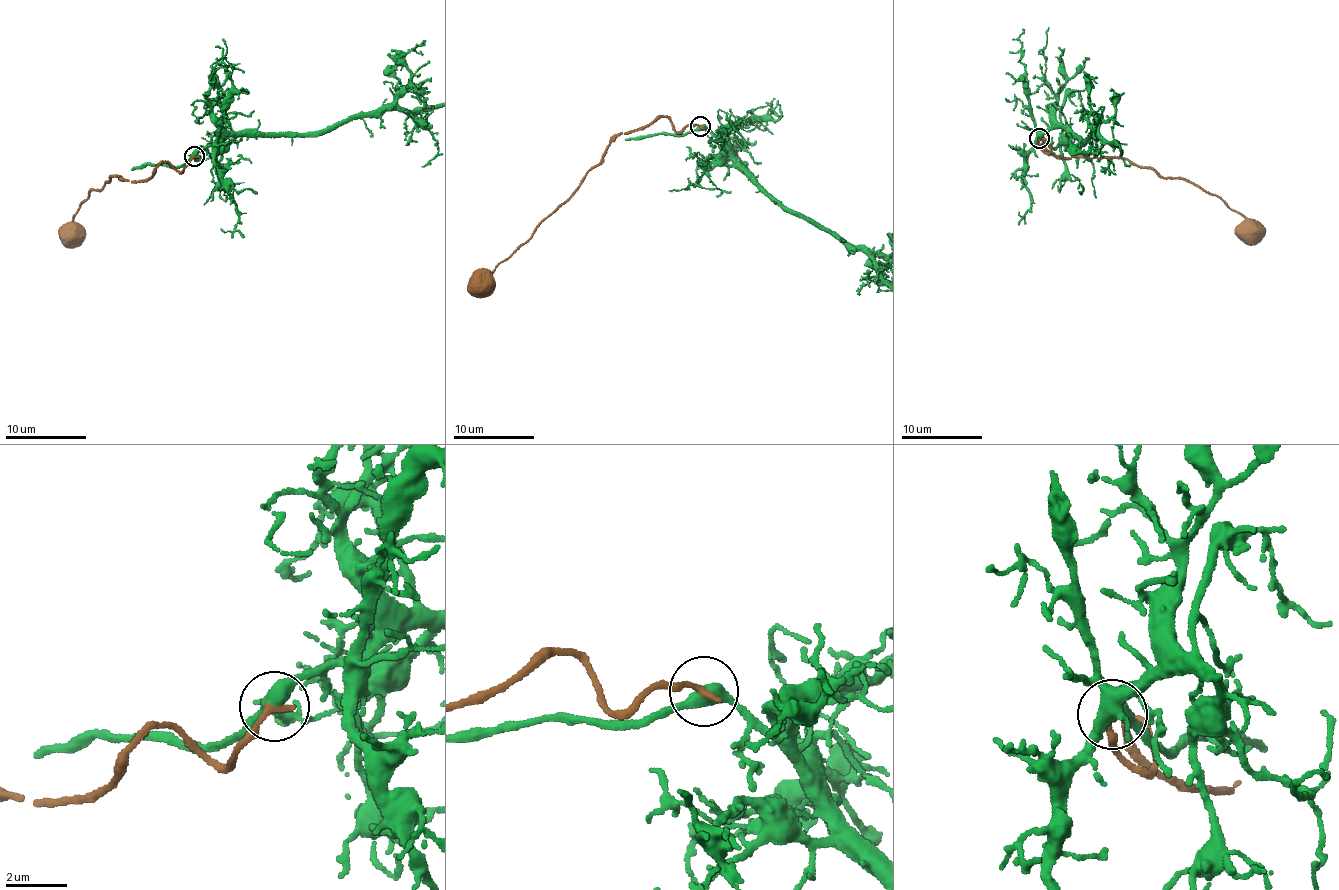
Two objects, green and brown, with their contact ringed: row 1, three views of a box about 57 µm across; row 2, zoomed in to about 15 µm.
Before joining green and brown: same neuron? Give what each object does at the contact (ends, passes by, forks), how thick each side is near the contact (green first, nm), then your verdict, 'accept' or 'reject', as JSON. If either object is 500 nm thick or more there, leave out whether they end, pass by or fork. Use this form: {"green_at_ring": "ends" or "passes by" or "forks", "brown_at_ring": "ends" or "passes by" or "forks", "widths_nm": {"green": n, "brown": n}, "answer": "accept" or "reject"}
{"green_at_ring": "passes by", "brown_at_ring": "ends", "widths_nm": {"green": 420, "brown": 220}, "answer": "reject"}

